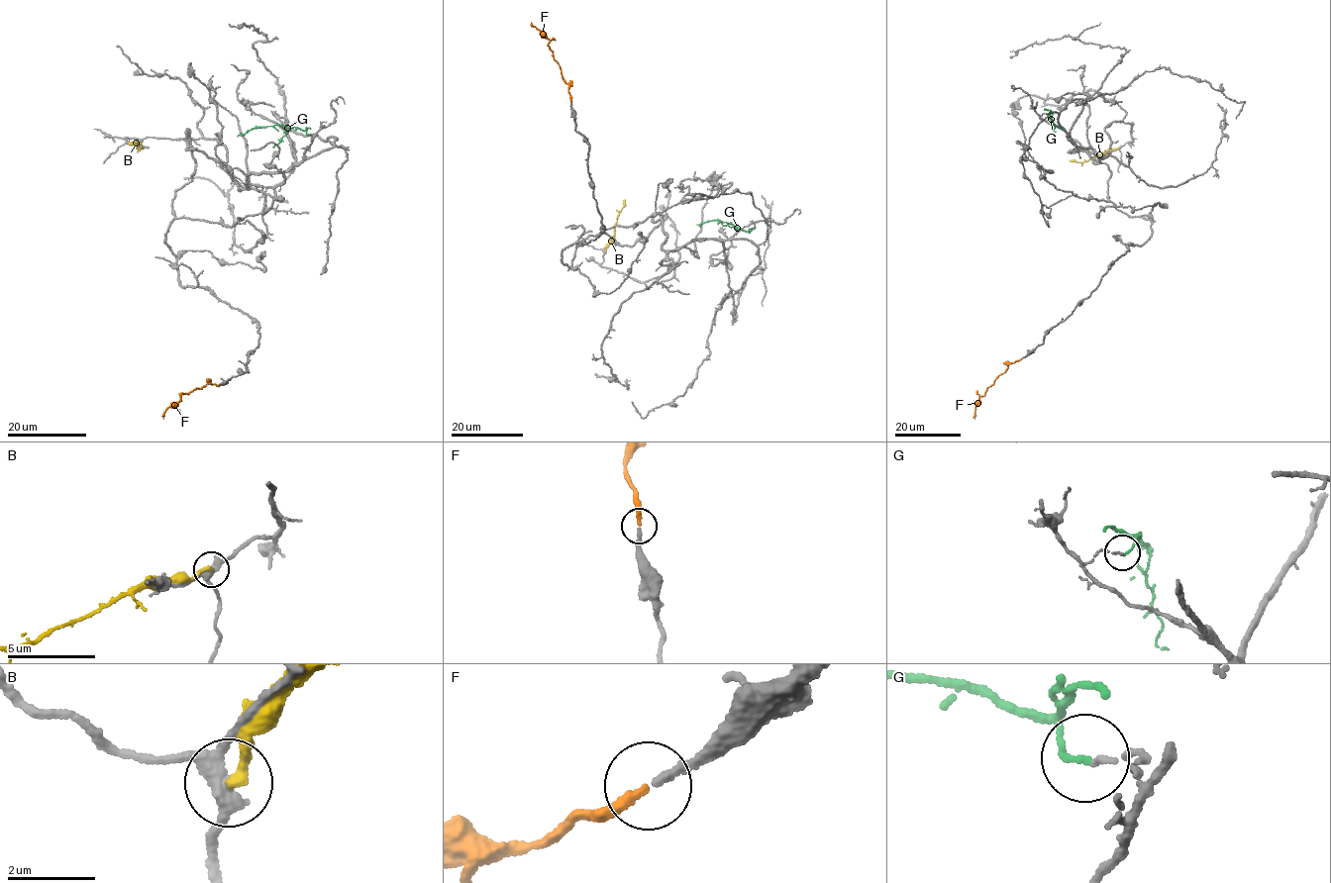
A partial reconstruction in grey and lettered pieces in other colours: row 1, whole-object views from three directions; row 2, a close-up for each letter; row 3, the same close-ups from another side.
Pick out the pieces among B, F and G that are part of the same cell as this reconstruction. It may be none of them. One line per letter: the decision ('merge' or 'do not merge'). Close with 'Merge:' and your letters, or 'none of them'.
B: do not merge
F: merge
G: do not merge
Merge: F

